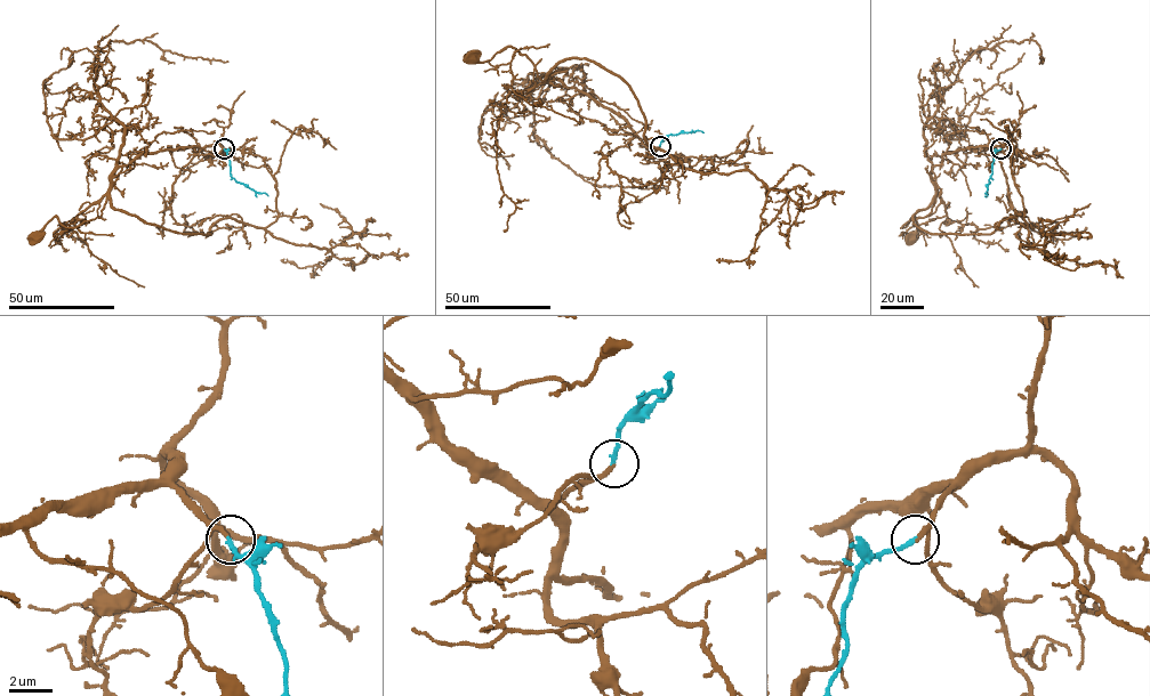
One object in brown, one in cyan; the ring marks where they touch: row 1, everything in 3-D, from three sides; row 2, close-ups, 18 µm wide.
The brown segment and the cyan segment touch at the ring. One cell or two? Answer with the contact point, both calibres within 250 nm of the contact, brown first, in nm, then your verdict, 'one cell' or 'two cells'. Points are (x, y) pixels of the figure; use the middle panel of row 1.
(660, 146) | 200/190 nm | one cell

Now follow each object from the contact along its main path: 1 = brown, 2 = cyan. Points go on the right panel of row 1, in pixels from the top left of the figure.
1: (1000, 150), (1005, 144), (942, 155), (931, 175), (935, 191), (931, 212), (901, 227), (914, 217), (914, 236)
2: (1000, 150), (995, 152), (988, 195)

